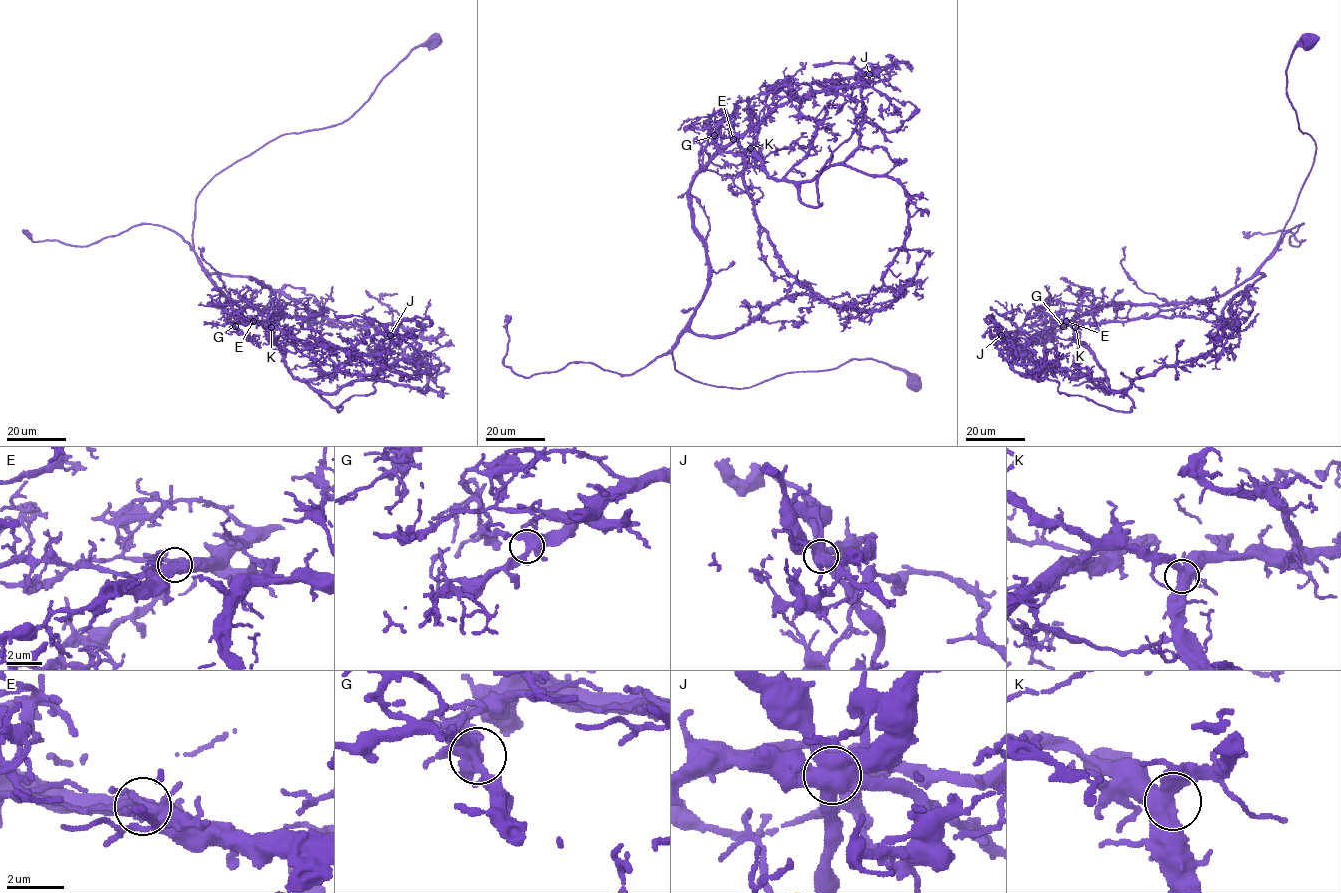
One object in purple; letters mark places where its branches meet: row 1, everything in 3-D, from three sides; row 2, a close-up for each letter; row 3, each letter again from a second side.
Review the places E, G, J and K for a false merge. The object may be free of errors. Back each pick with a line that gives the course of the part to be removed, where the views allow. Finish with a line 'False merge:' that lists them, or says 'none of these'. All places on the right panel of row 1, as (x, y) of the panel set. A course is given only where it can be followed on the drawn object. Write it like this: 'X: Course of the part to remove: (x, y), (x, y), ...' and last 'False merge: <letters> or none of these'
False merge: none of these

